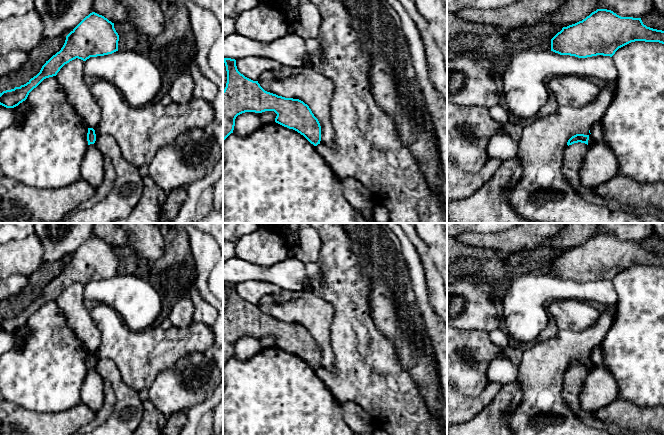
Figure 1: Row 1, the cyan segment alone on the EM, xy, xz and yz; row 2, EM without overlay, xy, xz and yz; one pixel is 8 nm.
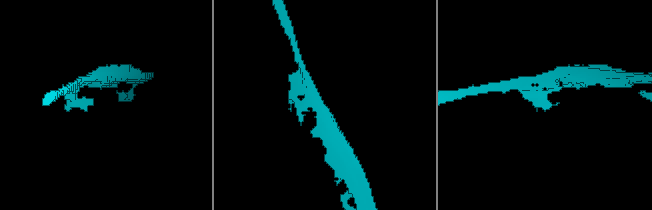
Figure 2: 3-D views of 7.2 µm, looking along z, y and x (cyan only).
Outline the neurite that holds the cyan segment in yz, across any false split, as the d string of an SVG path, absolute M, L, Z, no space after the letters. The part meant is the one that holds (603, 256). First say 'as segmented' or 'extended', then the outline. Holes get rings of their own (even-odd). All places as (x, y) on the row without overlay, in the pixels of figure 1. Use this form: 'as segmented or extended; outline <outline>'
as segmented; outline M597 233L582 245L563 251L551 263L551 275L578 282L597 279L612 281L619 272L635 265L664 268L664 255L647 251L641 242L621 241L611 234Z

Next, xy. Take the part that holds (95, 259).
as segmented; outline M95 236L90 237L66 260L61 274L46 285L36 300L20 311L0 317L0 329L18 330L44 303L56 300L65 288L76 282L86 285L90 281L112 278L118 275L118 265L114 247Z

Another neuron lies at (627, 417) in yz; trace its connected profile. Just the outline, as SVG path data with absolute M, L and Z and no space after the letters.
M618 399L592 412L606 425L632 435L664 435L664 407L643 407Z

